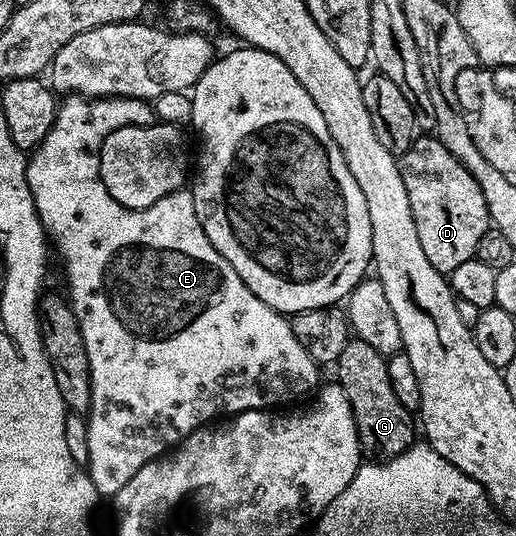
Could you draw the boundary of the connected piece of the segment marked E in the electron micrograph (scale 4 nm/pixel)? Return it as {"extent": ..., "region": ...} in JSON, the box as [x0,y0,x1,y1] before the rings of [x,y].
{"extent":[25,95,322,498],"region":[[[66,95],[58,103],[57,117],[53,125],[47,130],[43,142],[33,149],[25,166],[27,186],[35,202],[37,219],[45,227],[46,237],[51,241],[52,247],[53,244],[57,247],[57,252],[61,255],[62,262],[65,263],[65,280],[69,283],[67,299],[79,322],[79,330],[83,334],[83,346],[87,350],[87,366],[89,367],[89,410],[87,413],[89,463],[87,471],[98,497],[101,498],[111,498],[116,492],[123,490],[123,486],[127,486],[127,482],[131,482],[131,478],[135,478],[135,474],[147,462],[176,448],[196,428],[204,428],[218,418],[232,418],[238,412],[260,412],[273,410],[278,406],[292,405],[289,404],[292,400],[305,395],[308,397],[322,383],[322,369],[313,361],[311,354],[303,350],[303,342],[295,338],[289,320],[271,306],[267,306],[267,302],[259,302],[259,298],[255,298],[255,294],[251,294],[251,290],[243,286],[243,278],[239,278],[239,274],[231,270],[231,262],[227,262],[227,258],[223,258],[223,254],[219,254],[215,246],[211,246],[195,214],[192,191],[172,192],[167,194],[167,198],[159,198],[155,206],[147,206],[143,210],[119,206],[119,202],[115,202],[115,198],[107,194],[107,186],[103,186],[103,178],[99,170],[99,150],[103,146],[103,138],[107,138],[107,134],[111,134],[116,128],[122,128],[128,124],[154,123],[153,108],[154,105],[150,101],[126,96],[90,98]]]}

